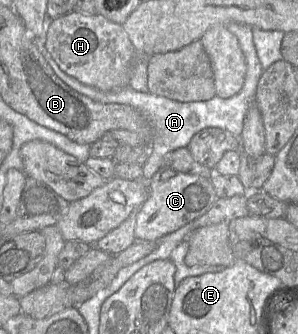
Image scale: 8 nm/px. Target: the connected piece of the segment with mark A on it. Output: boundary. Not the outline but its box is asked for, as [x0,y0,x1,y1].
[42,22,264,182]

